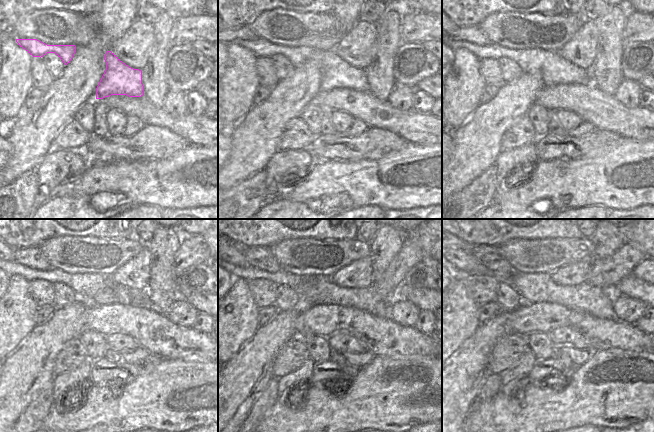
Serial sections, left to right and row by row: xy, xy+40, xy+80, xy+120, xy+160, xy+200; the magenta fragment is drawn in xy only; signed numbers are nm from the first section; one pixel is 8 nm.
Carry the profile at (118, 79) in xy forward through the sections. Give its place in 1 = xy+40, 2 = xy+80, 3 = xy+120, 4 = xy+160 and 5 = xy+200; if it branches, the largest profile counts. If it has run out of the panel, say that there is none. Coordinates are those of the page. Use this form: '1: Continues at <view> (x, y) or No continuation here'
1: Continues at xy+40 (336, 74)
2: Continues at xy+80 (555, 70)
3: Continues at xy+120 (30, 263)
4: Continues at xy+160 (262, 264)
5: Continues at xy+200 (490, 256).

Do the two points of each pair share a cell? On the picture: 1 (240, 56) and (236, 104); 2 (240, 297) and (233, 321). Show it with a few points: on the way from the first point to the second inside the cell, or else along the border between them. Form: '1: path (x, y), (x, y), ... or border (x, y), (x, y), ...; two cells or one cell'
1: path (240, 68), (240, 81), (236, 92); one cell
2: path (238, 303), (237, 315); one cell

